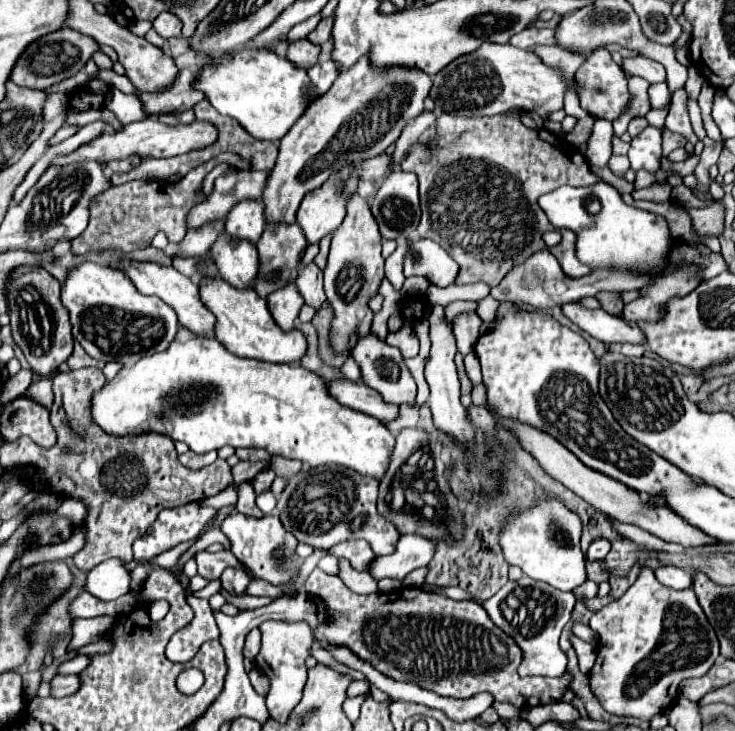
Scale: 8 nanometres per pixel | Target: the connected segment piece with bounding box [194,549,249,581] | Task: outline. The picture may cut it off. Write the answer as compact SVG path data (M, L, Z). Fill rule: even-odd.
M225 549L216 553L202 550L197 552L194 557L198 567L198 574L205 577L208 581L219 578L227 567L241 569L241 571L249 573L245 569L245 565L231 551L225 551Z

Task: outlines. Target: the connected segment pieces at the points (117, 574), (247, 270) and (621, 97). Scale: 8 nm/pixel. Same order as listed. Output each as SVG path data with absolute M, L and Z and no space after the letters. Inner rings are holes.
M117 559L103 561L95 569L87 571L83 589L99 601L113 601L129 591L129 573Z
M225 233L213 243L211 257L217 263L219 275L235 289L249 289L259 273L259 257L255 245L247 241L229 241Z
M597 49L597 53L593 53L577 69L575 79L577 79L577 85L579 85L579 101L581 101L581 107L589 115L599 117L599 119L613 121L613 119L617 119L619 115L623 115L629 109L629 103L631 103L629 97L631 97L631 93L627 89L627 77L621 71L621 67L611 59L611 55L609 55L607 49Z

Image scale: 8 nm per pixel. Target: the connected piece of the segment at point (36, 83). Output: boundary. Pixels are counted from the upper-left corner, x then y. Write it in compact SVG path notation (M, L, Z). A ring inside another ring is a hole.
M61 27L53 33L47 33L47 35L39 37L37 45L35 45L35 41L31 45L27 45L27 49L17 59L17 63L15 63L15 67L9 75L9 81L13 81L19 87L47 89L53 83L59 83L67 77L73 77L91 59L91 55L97 49L99 49L99 45L91 37L87 37L83 33L77 33L69 27Z

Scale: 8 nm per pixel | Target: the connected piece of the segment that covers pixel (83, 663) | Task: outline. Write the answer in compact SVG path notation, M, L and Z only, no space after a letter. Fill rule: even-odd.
M77 655L77 657L73 657L73 659L63 661L63 663L57 667L57 673L59 673L59 675L73 675L73 673L79 673L81 669L85 669L87 665L89 665L87 655Z

